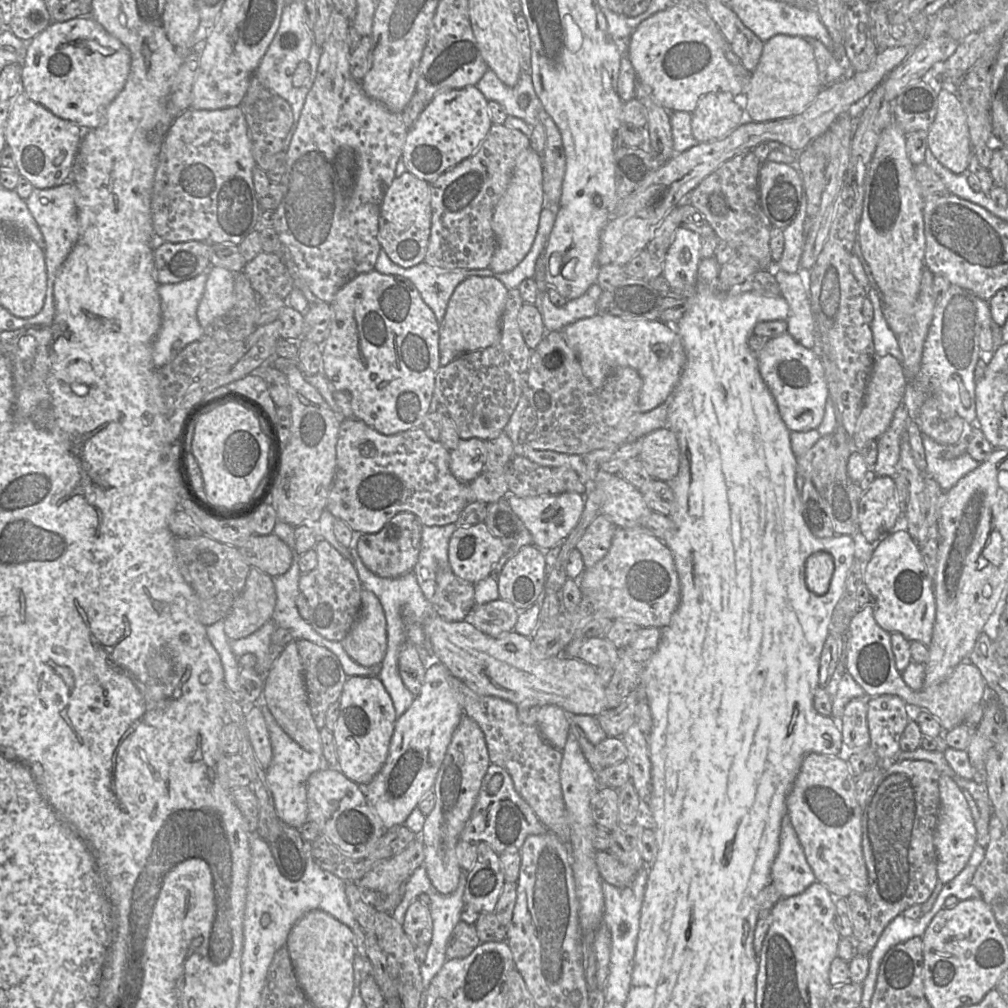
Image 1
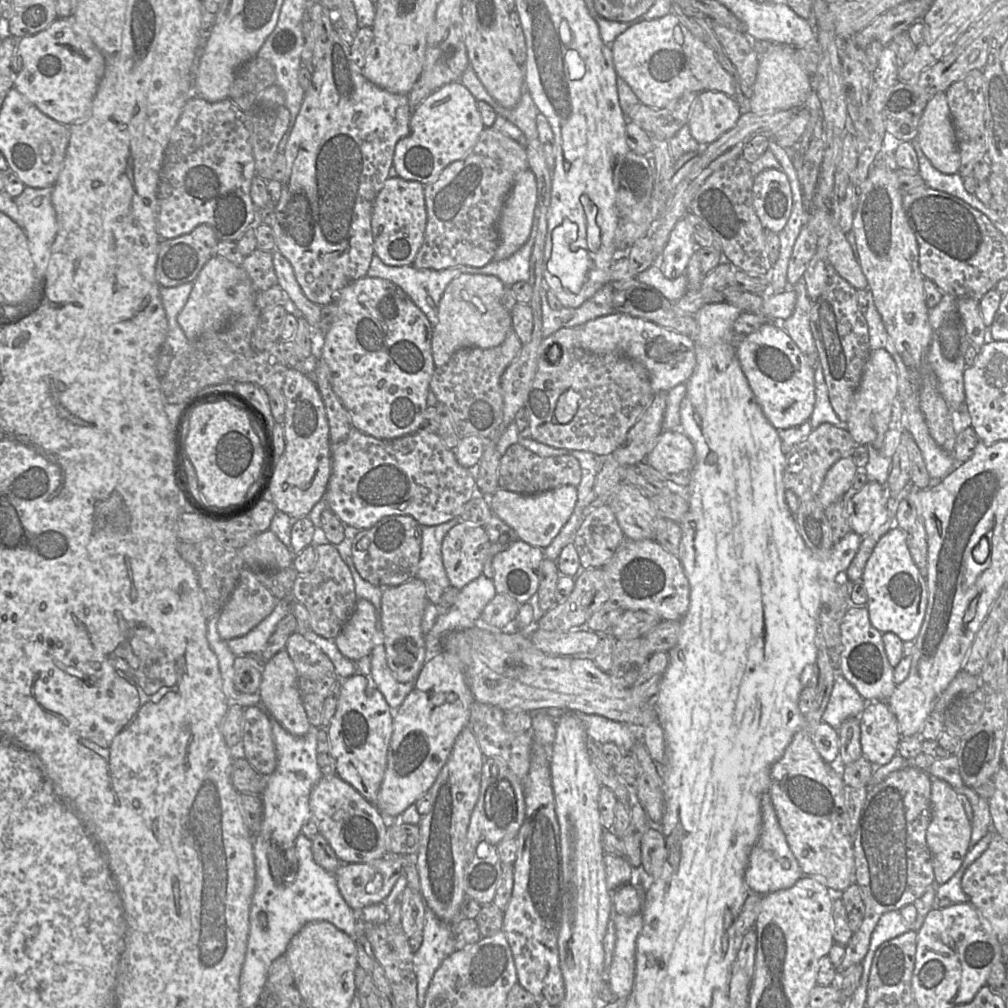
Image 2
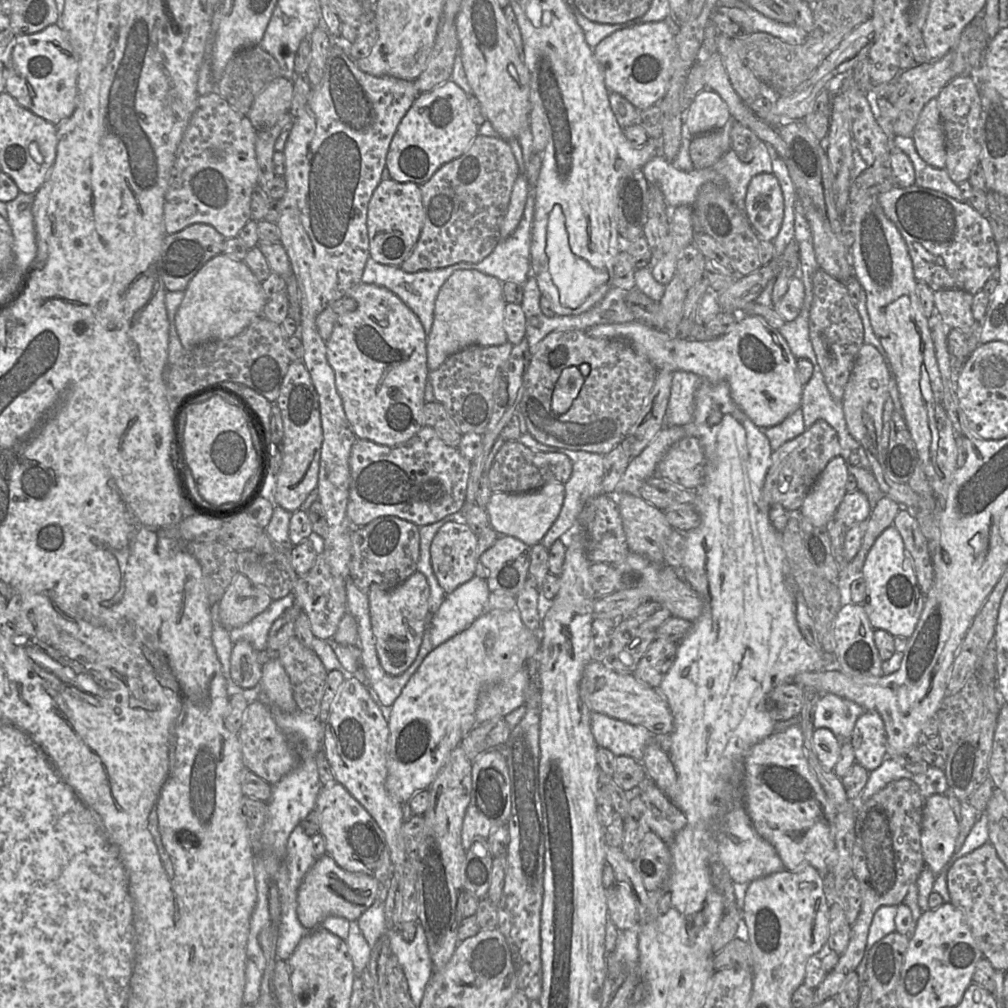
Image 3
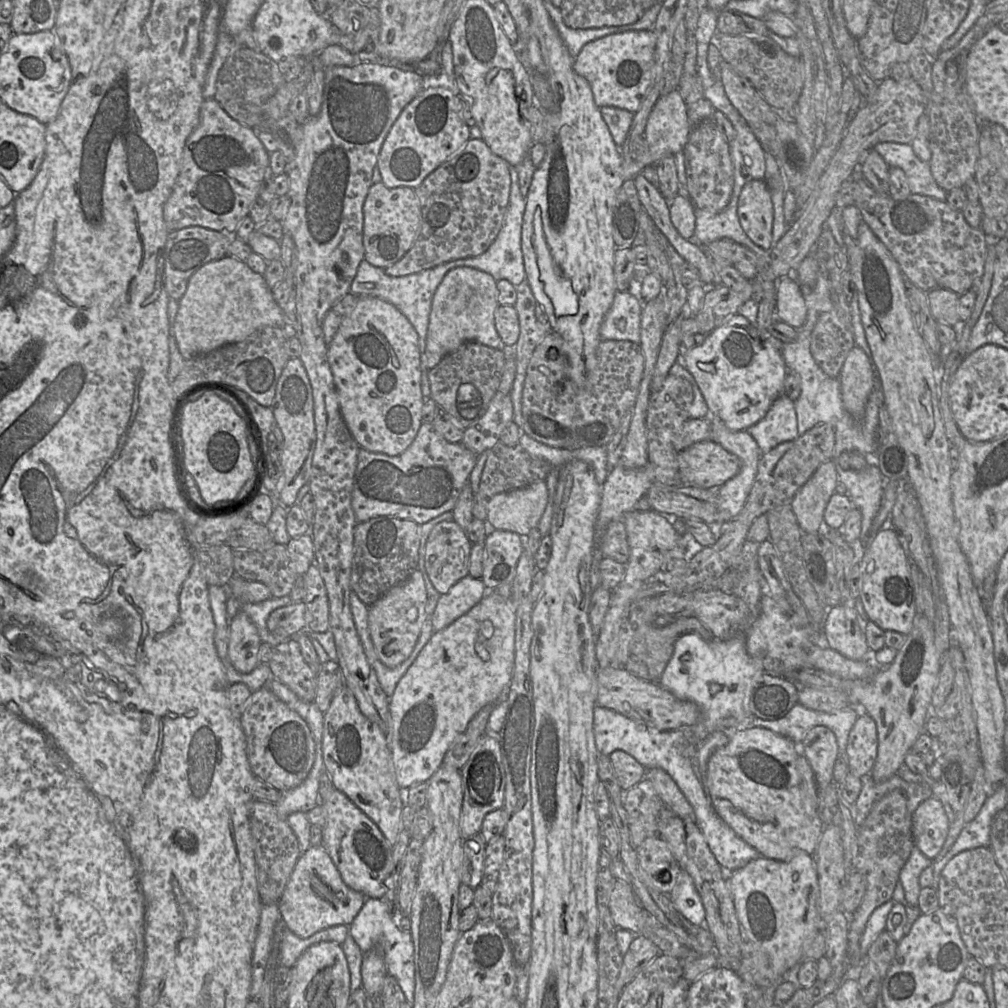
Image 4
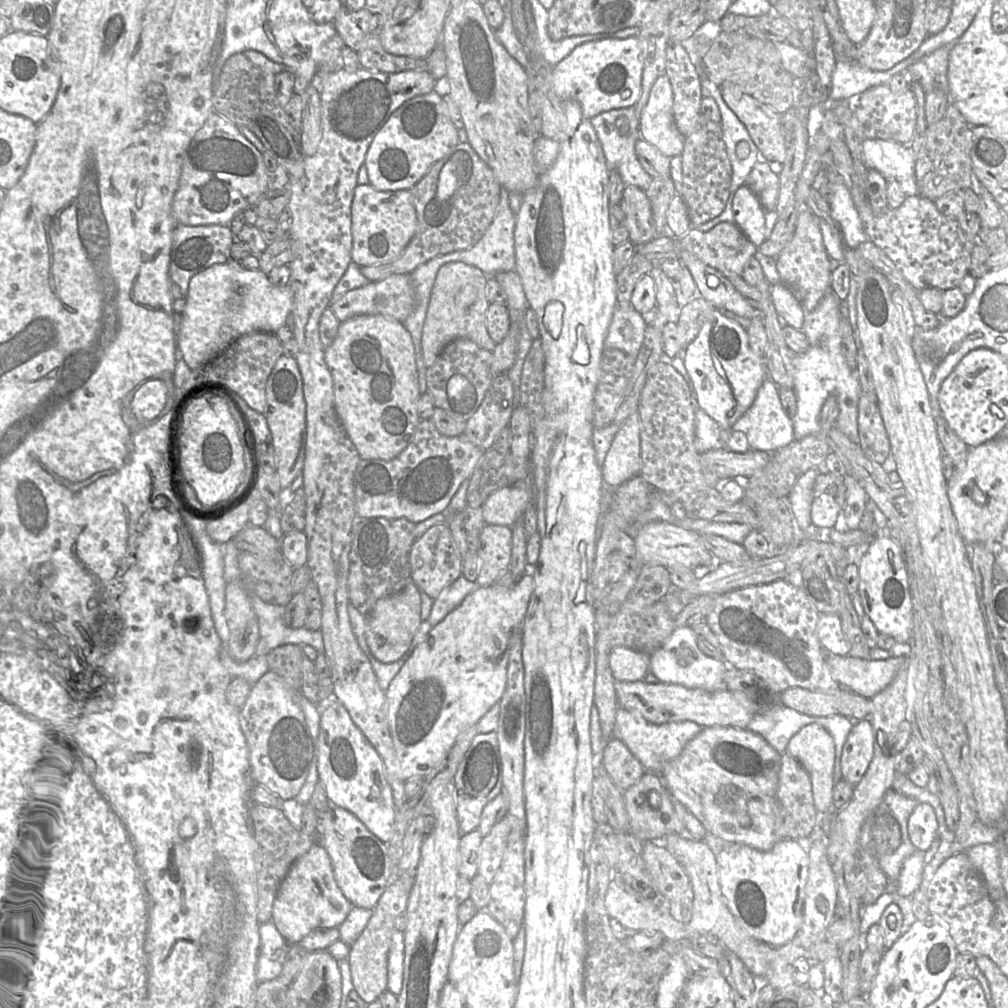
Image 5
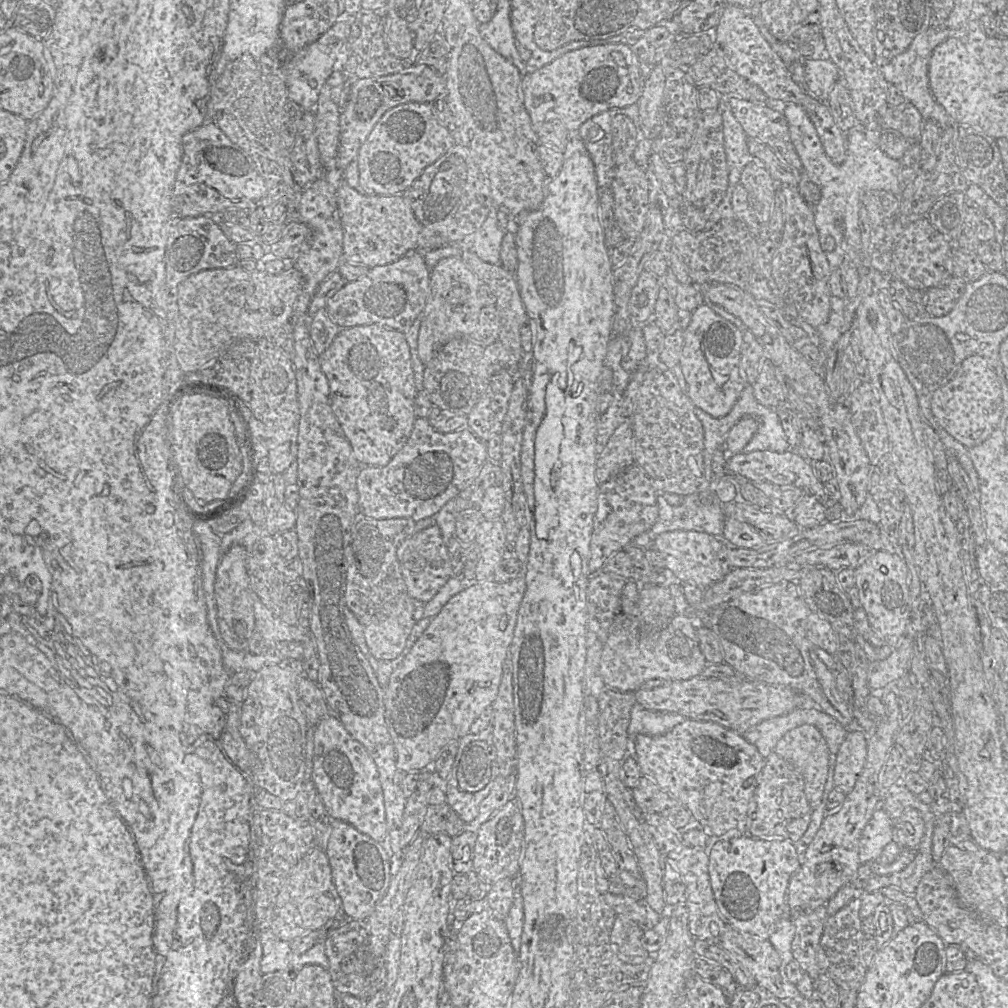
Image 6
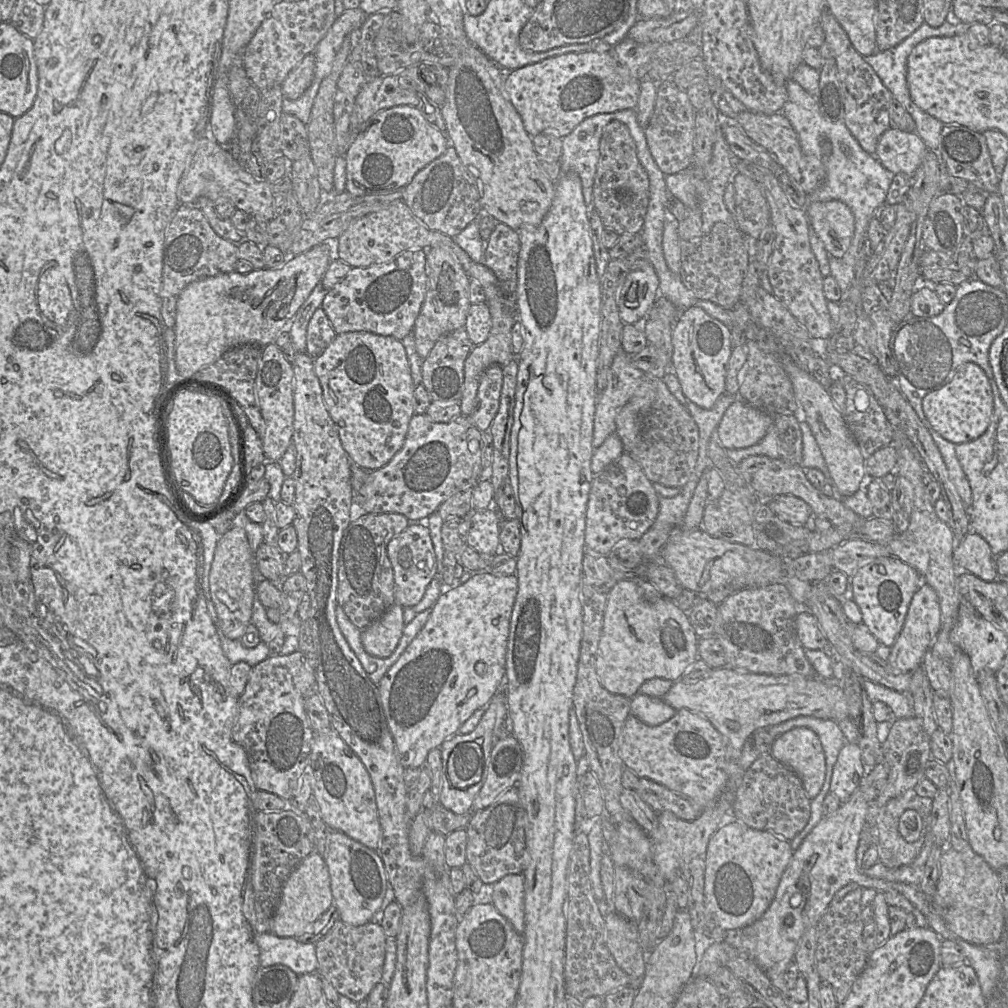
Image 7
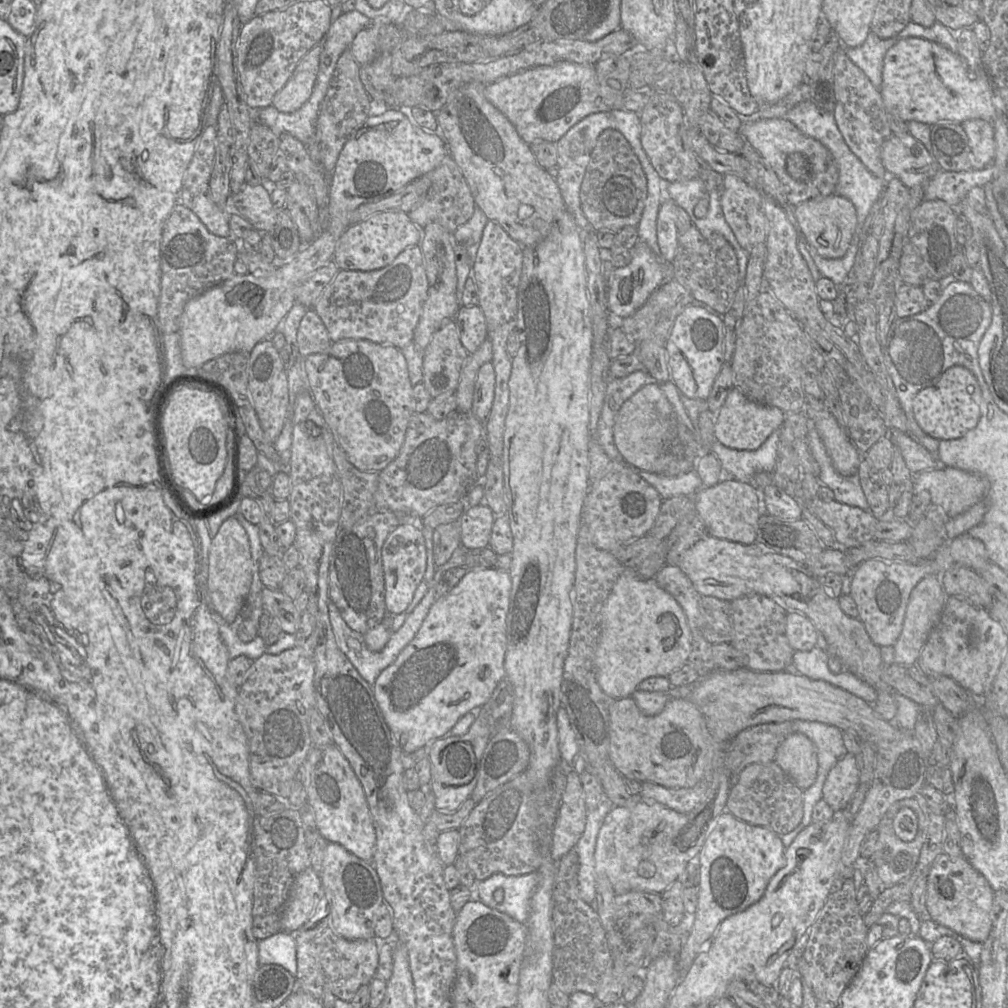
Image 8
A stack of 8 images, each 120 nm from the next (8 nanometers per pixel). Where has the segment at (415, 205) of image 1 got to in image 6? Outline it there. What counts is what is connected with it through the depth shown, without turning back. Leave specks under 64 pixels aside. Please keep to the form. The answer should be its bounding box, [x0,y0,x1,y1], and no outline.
[336,179,432,269]

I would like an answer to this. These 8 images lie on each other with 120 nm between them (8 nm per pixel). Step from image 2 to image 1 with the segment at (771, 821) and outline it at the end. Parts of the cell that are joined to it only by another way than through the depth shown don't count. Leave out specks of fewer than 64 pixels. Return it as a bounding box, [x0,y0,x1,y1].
[770,814,815,898]

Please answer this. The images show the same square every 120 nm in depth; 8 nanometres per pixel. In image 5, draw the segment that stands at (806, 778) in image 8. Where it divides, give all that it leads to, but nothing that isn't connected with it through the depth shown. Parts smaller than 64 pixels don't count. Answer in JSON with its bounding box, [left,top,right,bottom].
[785,724,836,813]

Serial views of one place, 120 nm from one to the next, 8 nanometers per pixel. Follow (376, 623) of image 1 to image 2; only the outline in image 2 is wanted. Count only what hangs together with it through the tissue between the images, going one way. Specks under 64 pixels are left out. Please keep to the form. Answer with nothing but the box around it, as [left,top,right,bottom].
[334,599,375,662]

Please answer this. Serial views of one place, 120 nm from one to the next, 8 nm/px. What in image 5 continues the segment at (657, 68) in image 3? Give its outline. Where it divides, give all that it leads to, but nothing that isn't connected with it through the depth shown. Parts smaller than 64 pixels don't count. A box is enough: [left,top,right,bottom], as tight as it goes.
[552,36,643,118]

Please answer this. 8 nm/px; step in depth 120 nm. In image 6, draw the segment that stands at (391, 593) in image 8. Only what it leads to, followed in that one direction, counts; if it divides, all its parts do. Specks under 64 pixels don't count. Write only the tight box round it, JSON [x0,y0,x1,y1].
[396,524,452,602]

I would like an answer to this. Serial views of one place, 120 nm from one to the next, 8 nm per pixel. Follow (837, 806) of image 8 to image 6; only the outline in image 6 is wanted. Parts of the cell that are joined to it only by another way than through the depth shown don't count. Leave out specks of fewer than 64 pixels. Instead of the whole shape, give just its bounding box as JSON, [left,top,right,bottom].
[834,730,867,793]

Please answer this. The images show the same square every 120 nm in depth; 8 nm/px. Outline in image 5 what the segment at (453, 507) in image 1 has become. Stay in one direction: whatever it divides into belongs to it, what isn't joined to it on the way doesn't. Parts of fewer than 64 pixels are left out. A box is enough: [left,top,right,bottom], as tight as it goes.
[354,419,484,523]

